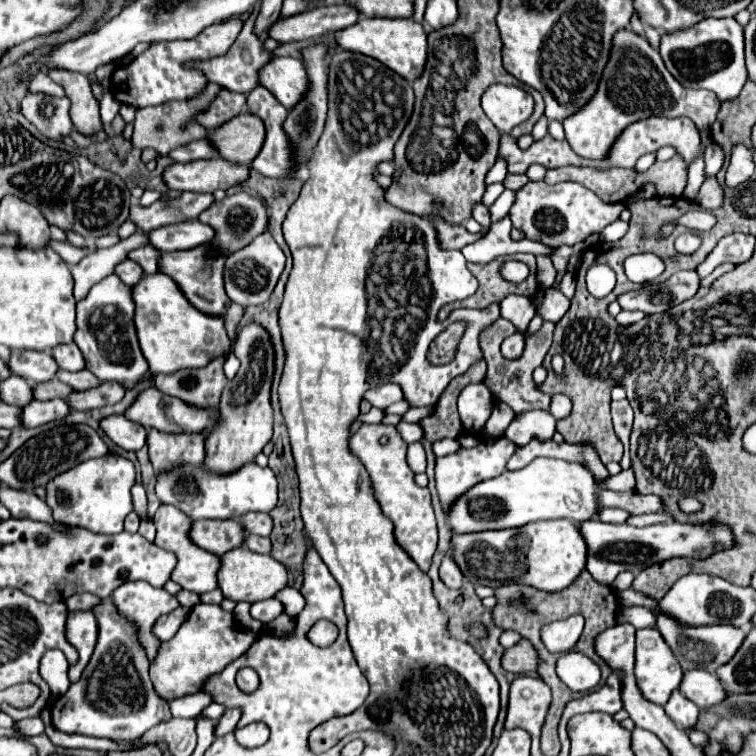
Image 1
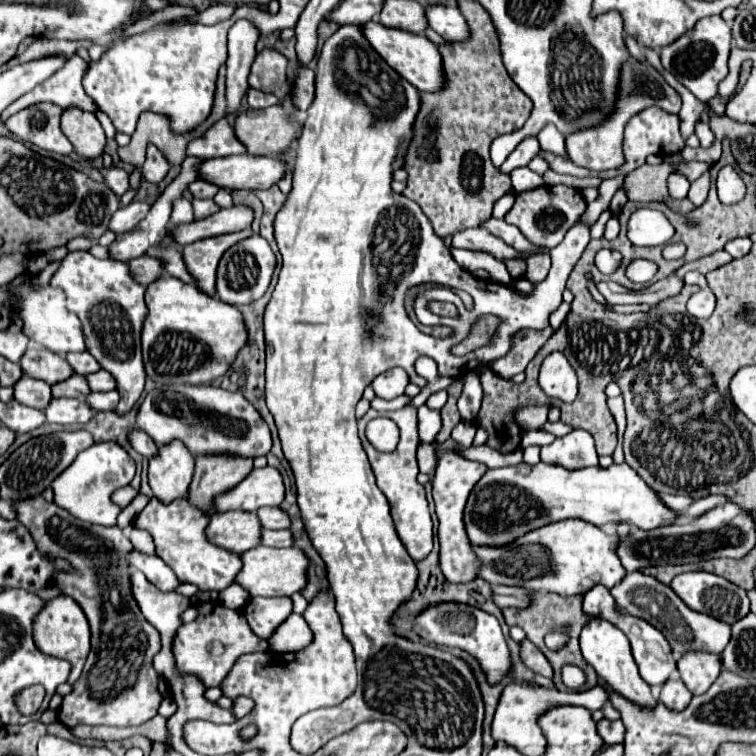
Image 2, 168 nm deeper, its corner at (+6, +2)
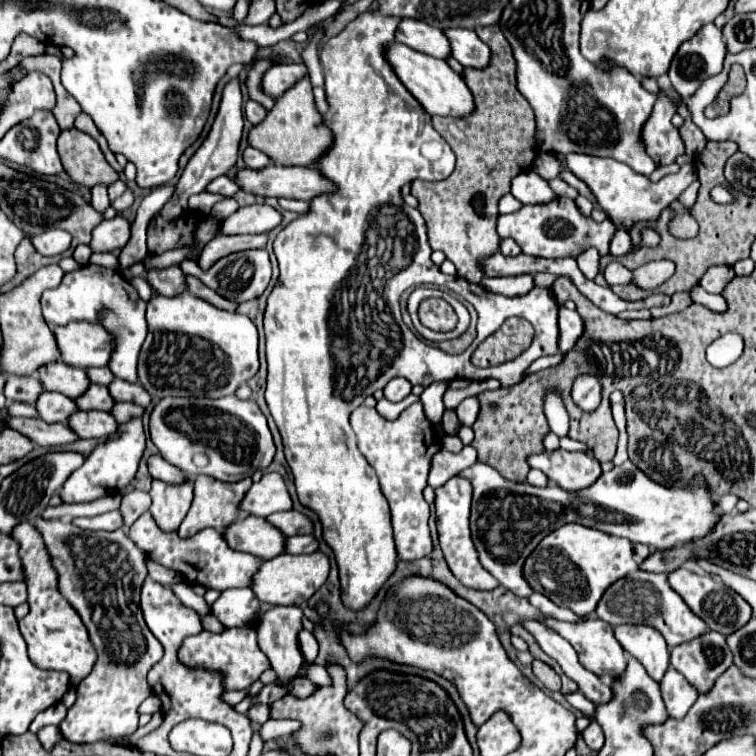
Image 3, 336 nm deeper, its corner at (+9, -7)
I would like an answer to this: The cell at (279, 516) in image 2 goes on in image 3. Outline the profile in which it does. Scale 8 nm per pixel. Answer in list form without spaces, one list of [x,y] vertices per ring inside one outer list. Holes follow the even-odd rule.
[[[282,511],[282,513],[272,513],[266,517],[268,523],[280,527],[286,537],[290,535],[310,535],[312,533],[312,523],[298,511]]]

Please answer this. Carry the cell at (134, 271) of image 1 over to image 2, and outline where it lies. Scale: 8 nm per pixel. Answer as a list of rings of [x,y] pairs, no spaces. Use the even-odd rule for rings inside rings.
[[[139,256],[139,258],[133,258],[129,262],[129,270],[131,274],[135,276],[137,282],[141,282],[143,286],[149,286],[151,282],[159,280],[163,274],[165,274],[165,268],[163,268],[163,262],[155,256]]]

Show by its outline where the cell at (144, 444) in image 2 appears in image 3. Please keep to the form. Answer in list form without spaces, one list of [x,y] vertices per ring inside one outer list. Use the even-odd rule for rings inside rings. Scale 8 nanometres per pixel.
[[[152,455],[148,459],[148,471],[154,479],[160,479],[160,481],[166,481],[166,483],[182,483],[184,481],[184,473],[180,469],[176,469],[174,465],[166,463],[160,455]]]

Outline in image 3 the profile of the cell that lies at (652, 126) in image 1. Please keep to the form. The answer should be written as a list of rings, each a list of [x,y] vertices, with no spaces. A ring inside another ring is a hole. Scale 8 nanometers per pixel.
[[[666,89],[666,93],[660,95],[652,115],[642,127],[640,139],[646,153],[656,165],[670,165],[676,161],[678,155],[684,153],[684,143],[678,135],[678,129],[670,121],[676,113],[676,107],[672,103],[674,99],[678,99],[678,93],[674,89]]]

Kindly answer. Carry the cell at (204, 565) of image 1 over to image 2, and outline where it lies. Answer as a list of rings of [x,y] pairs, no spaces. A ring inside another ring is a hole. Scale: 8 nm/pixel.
[[[151,498],[135,520],[135,528],[147,530],[153,536],[159,558],[177,574],[181,582],[195,584],[203,592],[205,590],[219,592],[235,582],[235,576],[243,568],[243,562],[239,554],[207,542],[205,536],[207,524],[209,524],[209,516],[193,508],[185,498],[177,498],[171,504],[163,504],[157,498]]]

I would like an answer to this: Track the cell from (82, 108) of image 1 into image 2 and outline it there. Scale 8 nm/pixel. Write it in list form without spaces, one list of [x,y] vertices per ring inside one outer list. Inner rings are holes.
[[[67,108],[61,116],[61,130],[73,144],[73,150],[87,160],[93,160],[105,150],[105,132],[93,112]]]

